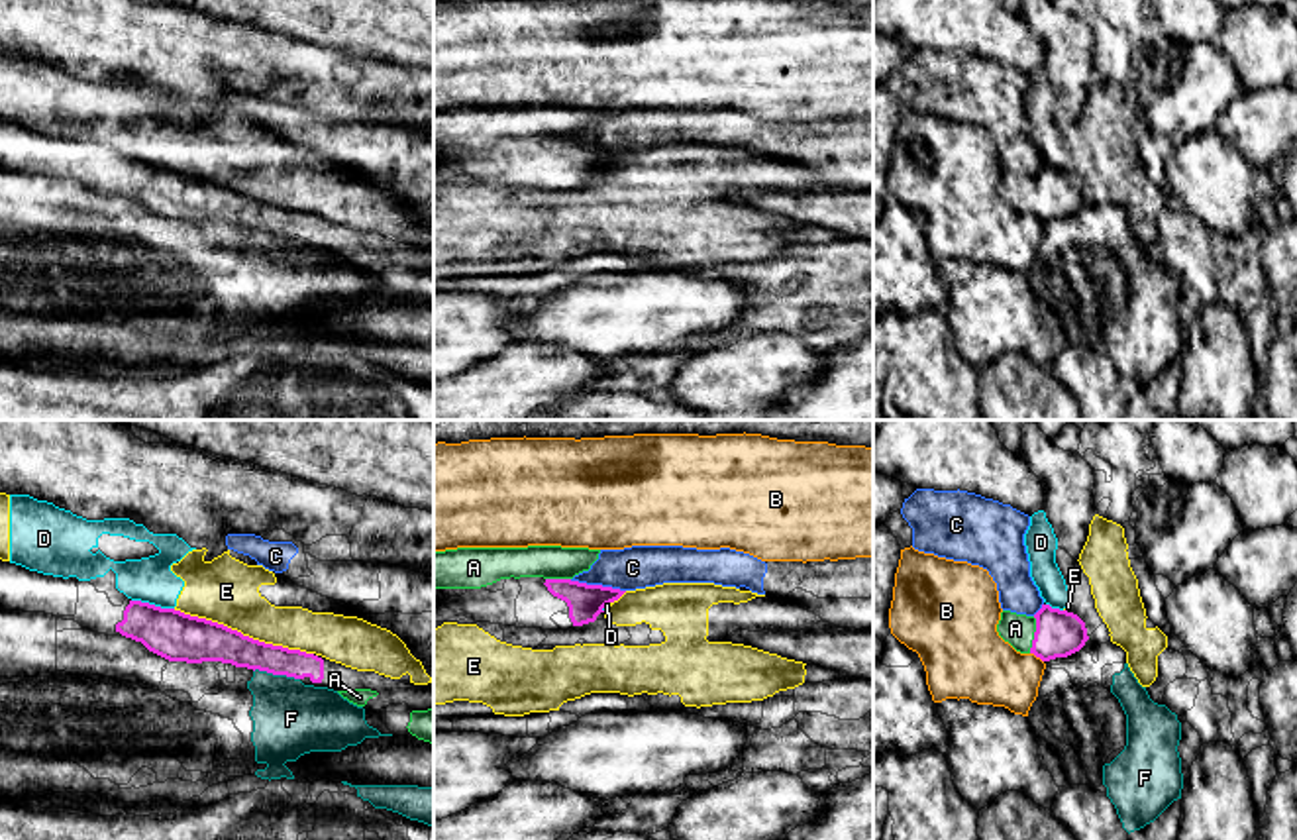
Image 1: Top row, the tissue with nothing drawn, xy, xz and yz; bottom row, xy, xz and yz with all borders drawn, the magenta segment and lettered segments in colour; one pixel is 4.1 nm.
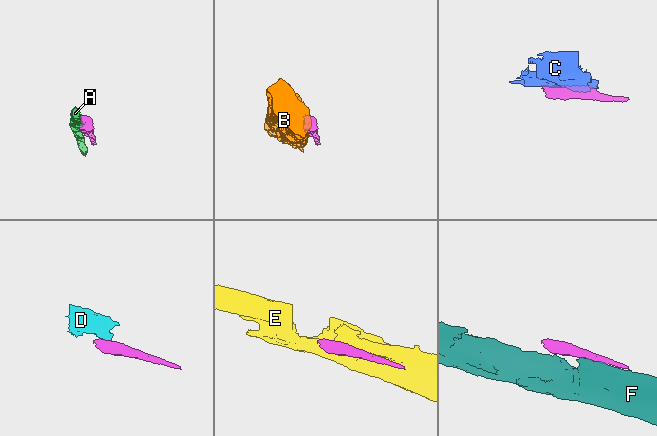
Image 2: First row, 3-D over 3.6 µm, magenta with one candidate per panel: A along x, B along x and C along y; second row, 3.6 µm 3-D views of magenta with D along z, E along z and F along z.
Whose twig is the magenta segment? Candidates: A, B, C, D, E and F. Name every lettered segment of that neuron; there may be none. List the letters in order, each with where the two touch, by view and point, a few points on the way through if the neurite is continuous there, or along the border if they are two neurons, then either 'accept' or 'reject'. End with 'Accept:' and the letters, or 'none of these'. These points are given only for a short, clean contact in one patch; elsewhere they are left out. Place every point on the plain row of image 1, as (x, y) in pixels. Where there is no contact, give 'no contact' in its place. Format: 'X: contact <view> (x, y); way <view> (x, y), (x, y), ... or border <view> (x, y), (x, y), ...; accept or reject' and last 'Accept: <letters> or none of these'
A: contact yz (1035, 195); accept
B: contact yz (1037, 216); border yz (1031, 212), (1042, 222); reject
C: contact xz (597, 146); reject
D: contact xy (154, 165); border xy (132, 159), (173, 169); reject
E: contact xy (242, 195); reject
F: contact xy (277, 234); reject
Accept: A

